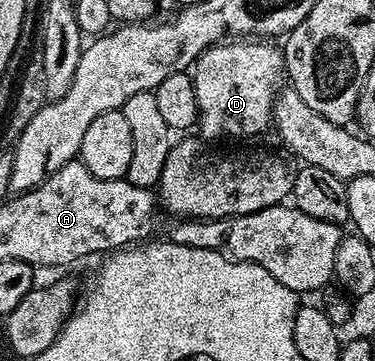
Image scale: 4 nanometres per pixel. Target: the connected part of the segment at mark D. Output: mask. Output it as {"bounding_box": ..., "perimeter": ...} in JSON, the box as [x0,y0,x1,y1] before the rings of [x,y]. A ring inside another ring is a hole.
{"bounding_box":[192,38,286,141],"perimeter":[[[254,38],[219,42],[194,61],[192,79],[198,103],[196,128],[203,132],[201,135],[207,141],[218,140],[221,136],[258,136],[271,131],[274,100],[286,76],[283,49],[274,44],[277,43],[259,42]]]}

